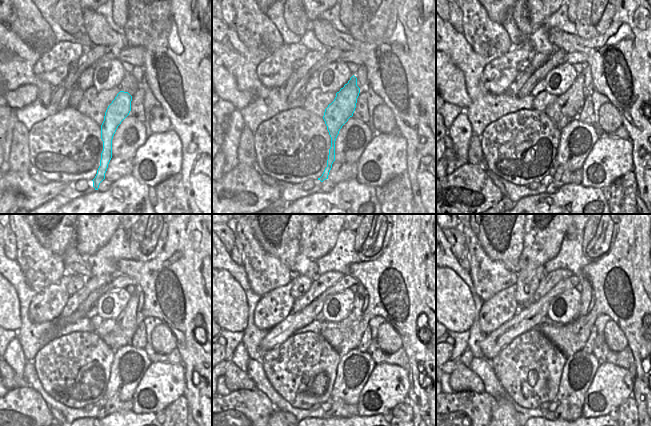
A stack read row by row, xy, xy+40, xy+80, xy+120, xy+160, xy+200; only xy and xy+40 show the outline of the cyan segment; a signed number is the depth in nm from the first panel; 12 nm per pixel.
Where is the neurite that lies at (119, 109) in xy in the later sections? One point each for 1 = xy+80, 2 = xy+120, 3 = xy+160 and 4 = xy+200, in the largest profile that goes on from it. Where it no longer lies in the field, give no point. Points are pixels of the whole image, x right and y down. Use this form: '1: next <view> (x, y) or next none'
1: next xy+80 (569, 104)
2: next xy+120 (128, 318)
3: next xy+160 (356, 312)
4: next xy+200 (586, 294)

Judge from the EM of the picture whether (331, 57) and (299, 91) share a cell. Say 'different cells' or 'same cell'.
same cell

